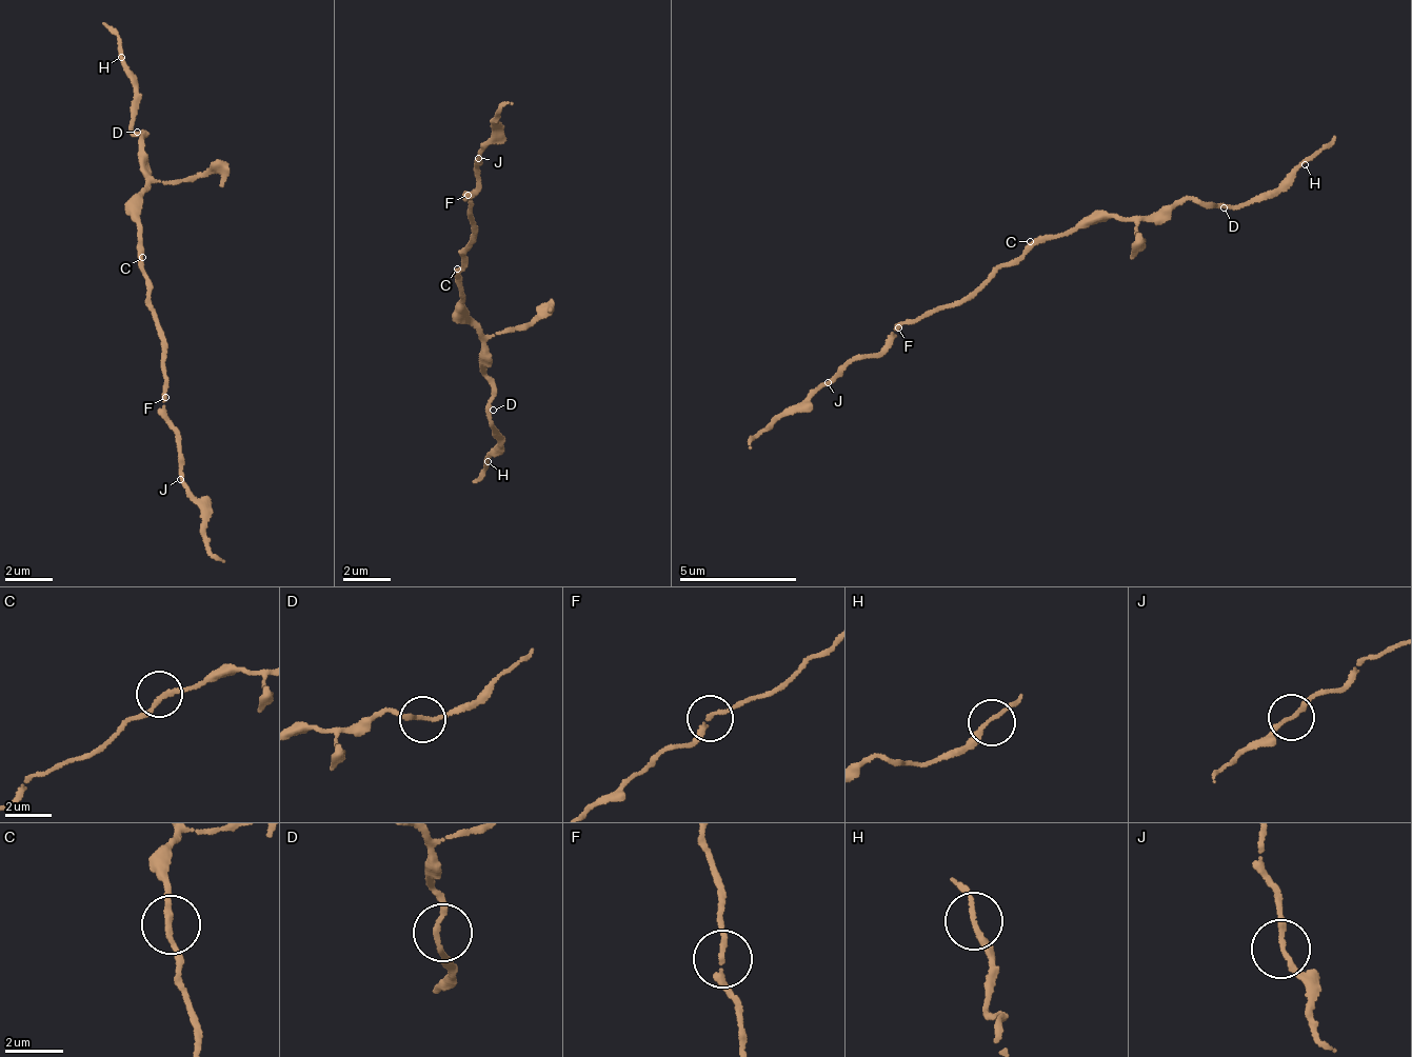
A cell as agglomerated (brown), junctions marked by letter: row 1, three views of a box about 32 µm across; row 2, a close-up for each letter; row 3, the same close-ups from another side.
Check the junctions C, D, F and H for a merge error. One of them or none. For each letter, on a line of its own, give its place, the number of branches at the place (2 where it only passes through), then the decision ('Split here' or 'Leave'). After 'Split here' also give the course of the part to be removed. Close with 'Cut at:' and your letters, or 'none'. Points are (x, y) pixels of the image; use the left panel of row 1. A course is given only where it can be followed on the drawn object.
C: Place: (142, 257). Branches: 2. Leave
D: Place: (137, 132). Branches: 2. Leave
F: Place: (165, 397). Branches: 2. Leave
H: Place: (121, 57). Branches: 2. Leave
Cut at: none

